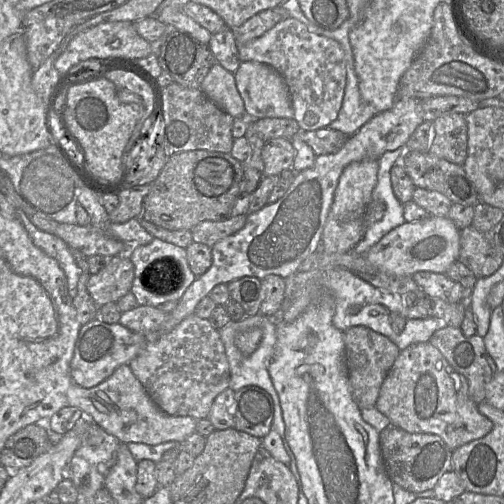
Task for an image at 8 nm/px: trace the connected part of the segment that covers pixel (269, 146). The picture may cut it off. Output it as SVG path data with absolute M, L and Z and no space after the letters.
M275 138L265 142L262 150L264 176L280 175L293 168L295 148L291 139Z

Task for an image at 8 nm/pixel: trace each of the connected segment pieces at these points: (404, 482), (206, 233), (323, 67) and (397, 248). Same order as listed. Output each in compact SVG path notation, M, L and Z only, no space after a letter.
M390 424L379 433L379 444L390 480L409 492L432 490L444 473L452 471L452 451L437 435L409 433Z
M242 214L219 221L203 221L191 229L193 240L212 247L219 240L241 230L246 220L247 214Z
M289 16L262 36L239 45L238 56L241 62L266 64L284 78L294 109L294 119L301 130L328 127L337 118L346 84L345 56L337 41L309 31L302 22Z
M430 215L420 221L406 221L373 245L365 259L375 268L397 276L411 277L419 271L445 273L459 257L460 231L448 217Z

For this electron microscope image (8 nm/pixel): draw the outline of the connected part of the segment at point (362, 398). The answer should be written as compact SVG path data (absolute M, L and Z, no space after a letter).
M365 326L344 331L343 341L352 398L360 409L375 407L383 381L401 350L386 336Z

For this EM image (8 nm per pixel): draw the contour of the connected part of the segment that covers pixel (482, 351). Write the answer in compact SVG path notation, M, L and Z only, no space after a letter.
M446 326L434 332L429 342L443 354L456 372L466 378L470 398L476 404L485 401L486 386L492 380L494 373L487 361L488 353L483 338L478 335L468 337L459 327Z

